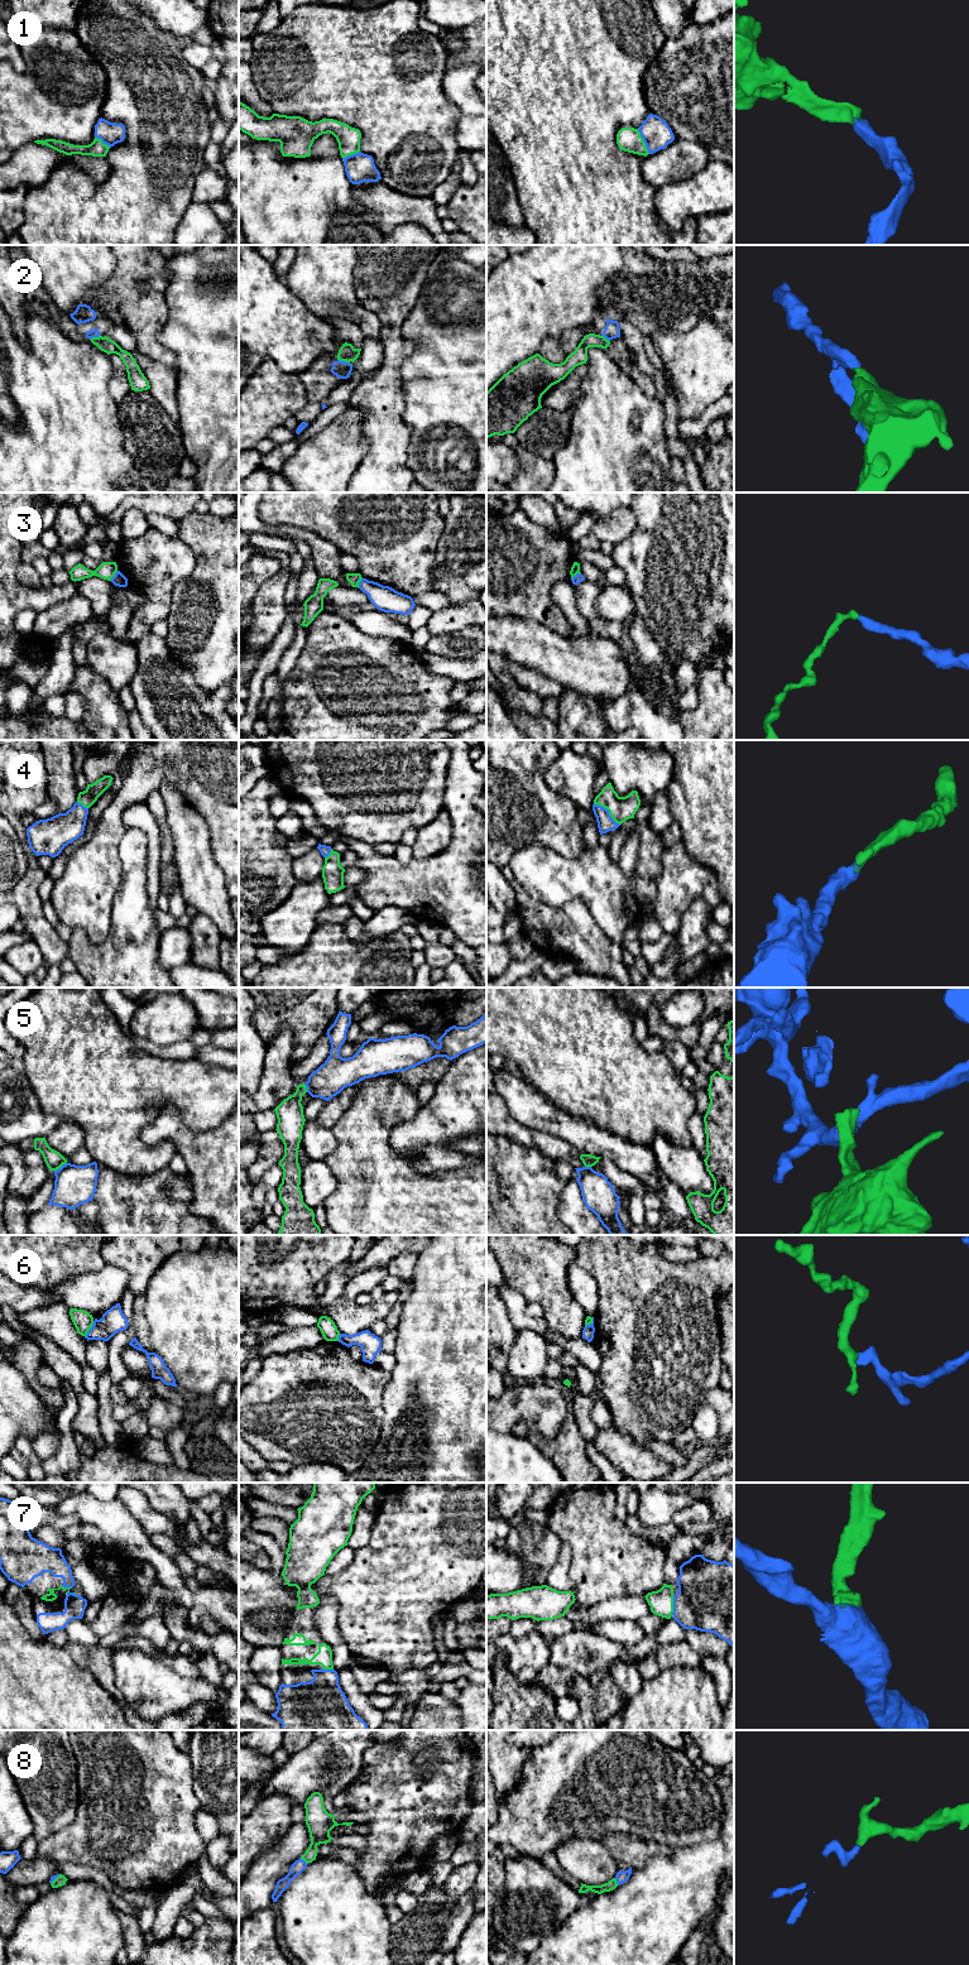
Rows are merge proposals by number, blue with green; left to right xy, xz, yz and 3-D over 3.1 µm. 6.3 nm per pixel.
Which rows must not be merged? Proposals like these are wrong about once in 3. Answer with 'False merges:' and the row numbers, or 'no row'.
False merges: 2, 3, 5, 6, 8

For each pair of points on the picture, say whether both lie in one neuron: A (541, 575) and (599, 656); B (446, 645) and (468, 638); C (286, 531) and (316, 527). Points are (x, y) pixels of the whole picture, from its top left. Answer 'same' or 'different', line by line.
A: different
B: same
C: different

